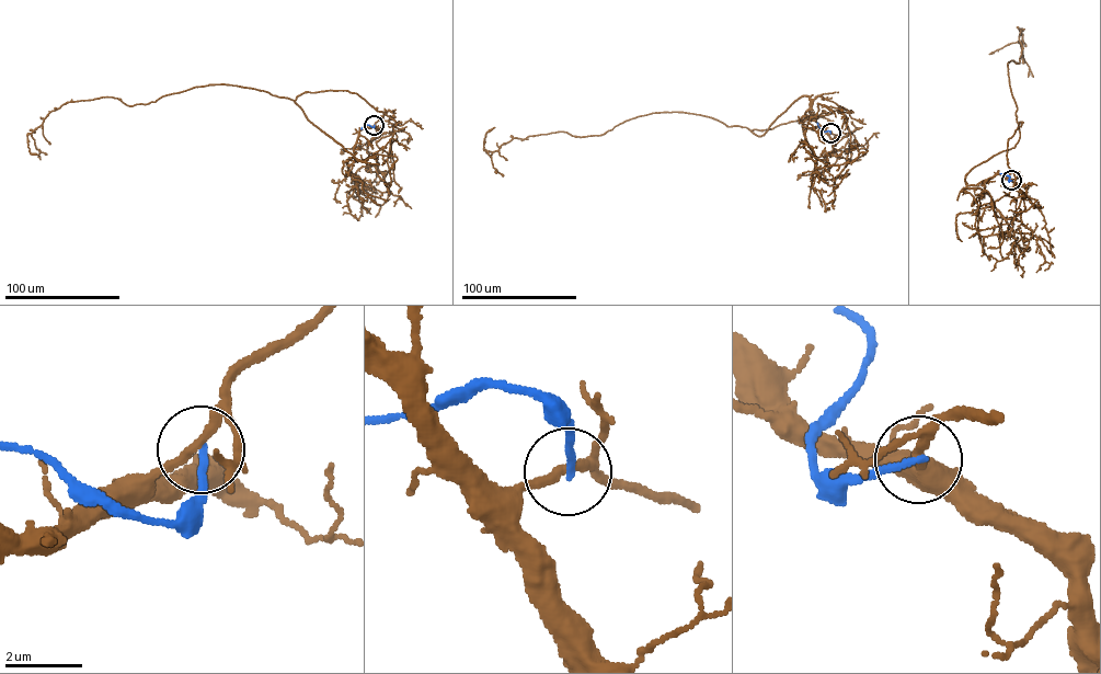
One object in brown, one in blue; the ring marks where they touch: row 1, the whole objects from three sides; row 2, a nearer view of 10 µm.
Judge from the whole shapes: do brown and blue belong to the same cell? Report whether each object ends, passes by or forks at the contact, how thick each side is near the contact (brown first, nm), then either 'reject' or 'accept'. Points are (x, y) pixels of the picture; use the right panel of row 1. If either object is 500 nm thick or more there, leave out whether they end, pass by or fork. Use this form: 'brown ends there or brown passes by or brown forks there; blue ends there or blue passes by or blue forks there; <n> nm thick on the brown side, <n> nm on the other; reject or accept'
brown passes by; blue ends there; 240 nm thick on the brown side, 180 nm on the other; reject

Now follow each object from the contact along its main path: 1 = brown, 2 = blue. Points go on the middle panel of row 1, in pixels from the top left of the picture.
1: (830, 133), (805, 95), (760, 136), (652, 113), (490, 151), (494, 127)
2: (830, 133), (822, 130), (817, 123)

